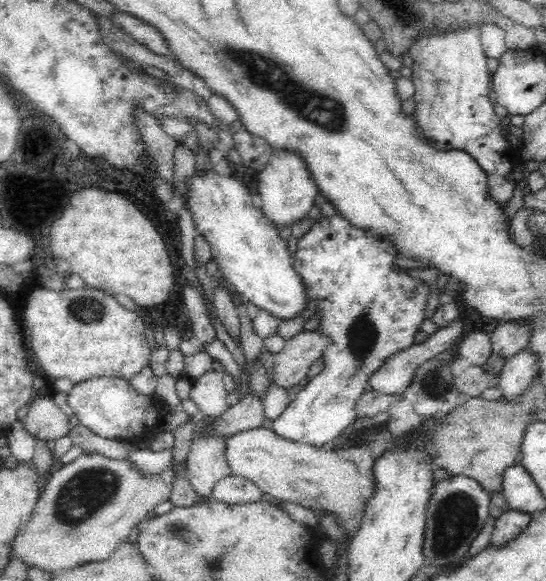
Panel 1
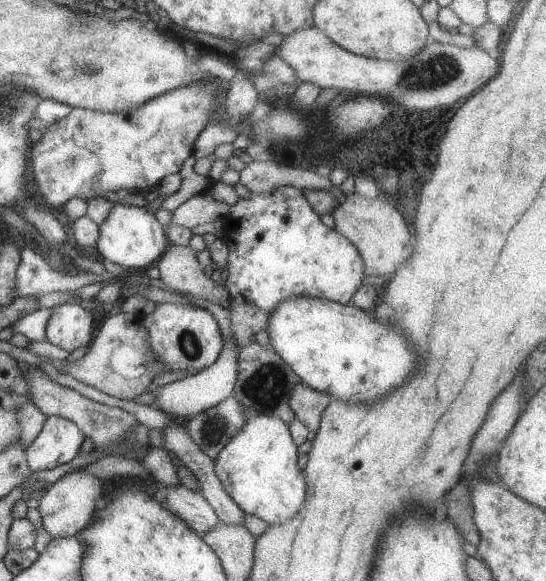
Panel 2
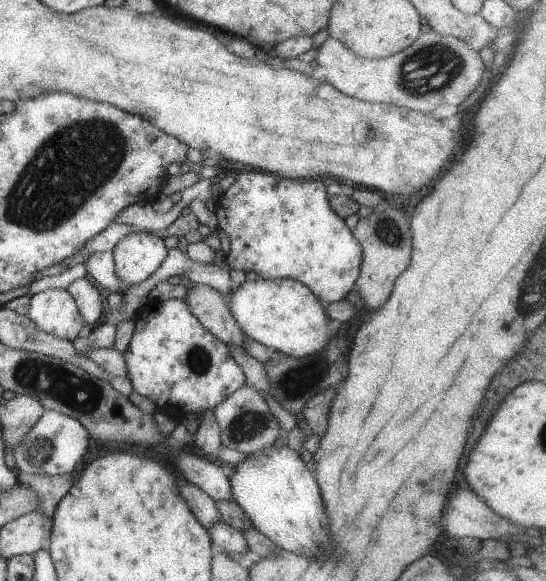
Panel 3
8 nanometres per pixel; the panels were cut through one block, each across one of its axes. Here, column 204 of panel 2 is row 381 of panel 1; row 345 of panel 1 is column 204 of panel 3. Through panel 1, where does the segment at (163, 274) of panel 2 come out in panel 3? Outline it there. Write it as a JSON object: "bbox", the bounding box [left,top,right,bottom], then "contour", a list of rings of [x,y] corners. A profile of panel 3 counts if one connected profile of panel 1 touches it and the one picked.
{"bbox":[186,284,246,348],"contour":[[[195,284],[186,293],[190,310],[196,319],[227,346],[246,348],[246,336],[234,319],[226,299],[206,284]]]}

